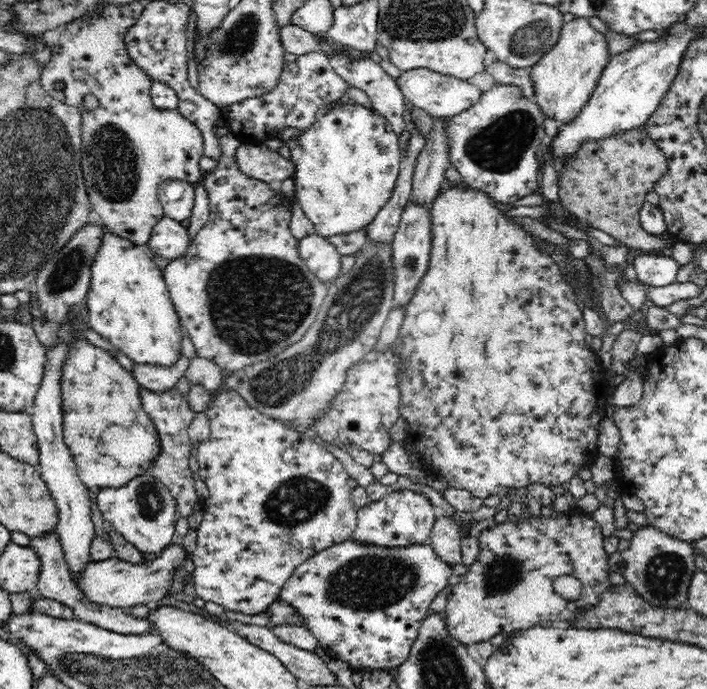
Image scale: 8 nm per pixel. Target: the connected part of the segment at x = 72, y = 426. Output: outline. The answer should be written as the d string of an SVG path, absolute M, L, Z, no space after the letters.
M78 339L69 348L62 372L63 439L82 483L88 488L120 488L133 478L149 473L152 463L161 454L161 442L153 420L143 409L140 385L132 372L126 371L114 356L88 339Z

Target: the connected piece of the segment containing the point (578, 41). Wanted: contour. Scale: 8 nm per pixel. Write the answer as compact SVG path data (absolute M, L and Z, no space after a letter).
M575 18L565 22L558 44L543 54L530 68L530 79L534 83L534 101L542 109L542 114L558 122L573 122L588 102L610 58L606 35L595 30L588 18Z

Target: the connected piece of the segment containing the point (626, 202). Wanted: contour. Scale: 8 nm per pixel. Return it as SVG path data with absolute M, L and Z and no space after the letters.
M644 124L639 125L638 128L627 129L626 132L620 131L612 136L599 137L598 140L586 140L579 145L578 152L574 156L567 157L562 165L558 166L560 204L566 211L576 215L578 220L610 234L622 245L636 249L640 253L642 251L656 253L673 246L675 241L672 237L664 241L662 235L653 235L642 230L638 220L638 210L641 210L640 206L645 202L647 193L654 191L654 186L658 184L658 180L662 180L667 170L666 155L661 148L658 148L652 136L645 131Z

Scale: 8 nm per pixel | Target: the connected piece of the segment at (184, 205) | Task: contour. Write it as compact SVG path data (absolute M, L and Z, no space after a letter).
M162 181L157 196L164 215L178 222L190 218L195 202L195 188L189 181Z

